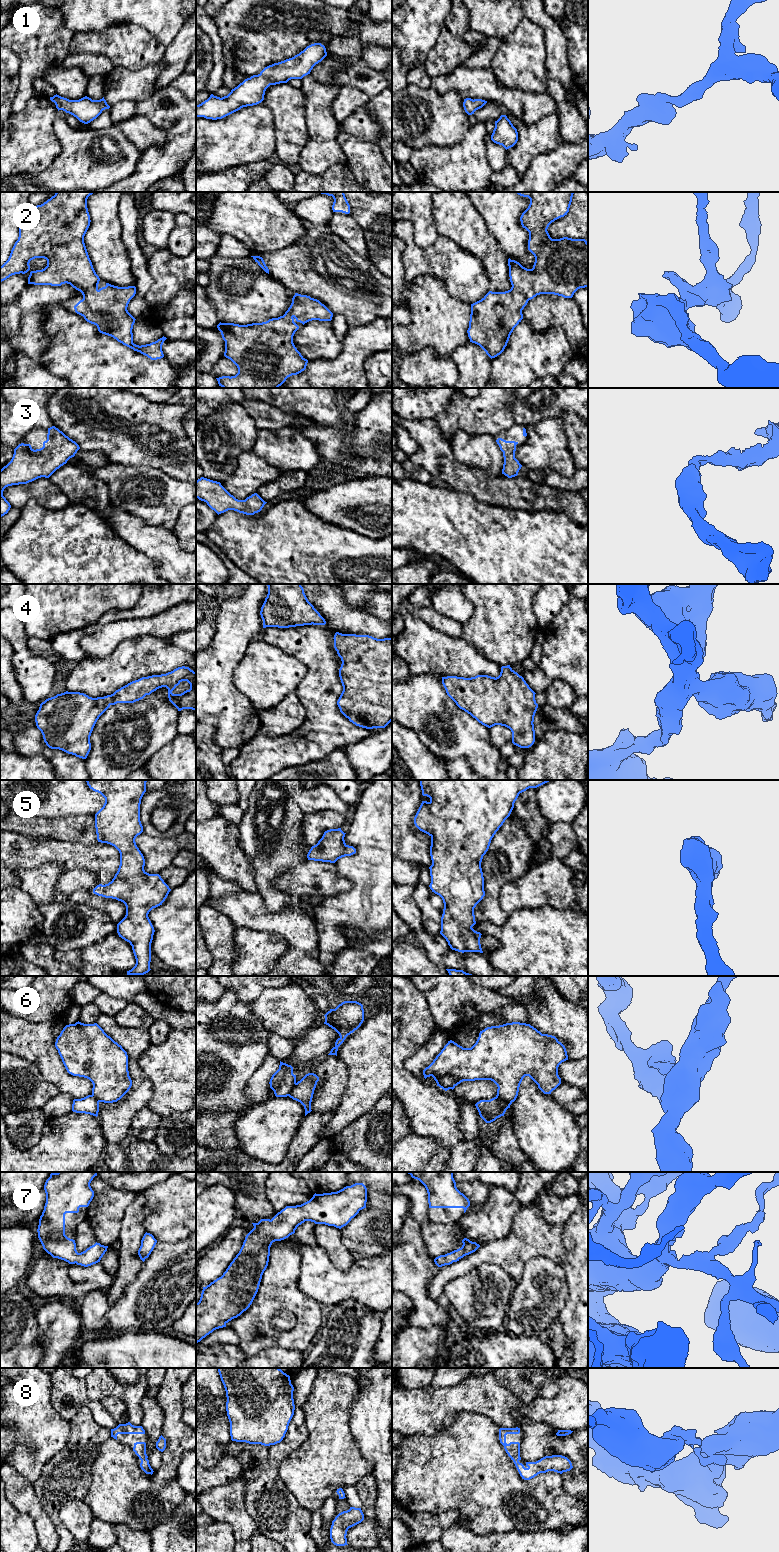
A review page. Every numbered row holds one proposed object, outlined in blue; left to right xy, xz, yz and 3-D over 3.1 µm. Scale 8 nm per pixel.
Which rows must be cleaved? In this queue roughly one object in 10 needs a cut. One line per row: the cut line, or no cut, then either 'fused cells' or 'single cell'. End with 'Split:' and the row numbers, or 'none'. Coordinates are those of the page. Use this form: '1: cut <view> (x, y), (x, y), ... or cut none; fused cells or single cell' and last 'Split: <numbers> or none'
1: cut none; single cell
2: cut none; single cell
3: cut none; single cell
4: cut none; single cell
5: cut none; single cell
6: cut yz (496, 1096), (510, 1104); fused cells
7: cut none; single cell
8: cut none; single cell
Split: 6

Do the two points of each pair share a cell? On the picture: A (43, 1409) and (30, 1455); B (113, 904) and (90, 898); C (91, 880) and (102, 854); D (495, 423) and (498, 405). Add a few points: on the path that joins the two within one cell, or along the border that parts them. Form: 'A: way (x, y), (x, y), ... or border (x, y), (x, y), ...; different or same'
A: way (38, 1420), (38, 1439), (36, 1444); same
B: way (107, 904), (96, 900); same
C: border (70, 869), (87, 869), (98, 877); different
D: way (495, 419), (495, 409); same

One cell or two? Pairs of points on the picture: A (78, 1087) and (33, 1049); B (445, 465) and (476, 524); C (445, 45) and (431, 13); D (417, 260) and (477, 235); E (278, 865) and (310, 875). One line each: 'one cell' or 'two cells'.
A: one cell
B: two cells
C: two cells
D: two cells
E: two cells

